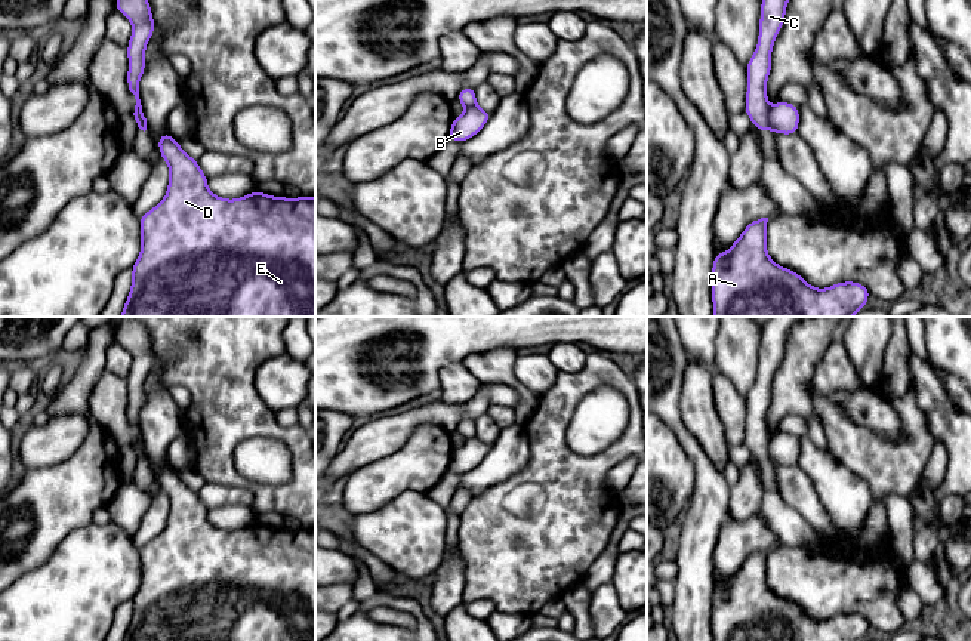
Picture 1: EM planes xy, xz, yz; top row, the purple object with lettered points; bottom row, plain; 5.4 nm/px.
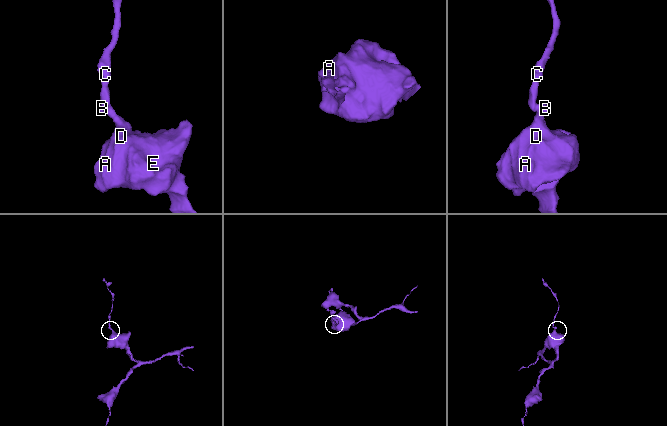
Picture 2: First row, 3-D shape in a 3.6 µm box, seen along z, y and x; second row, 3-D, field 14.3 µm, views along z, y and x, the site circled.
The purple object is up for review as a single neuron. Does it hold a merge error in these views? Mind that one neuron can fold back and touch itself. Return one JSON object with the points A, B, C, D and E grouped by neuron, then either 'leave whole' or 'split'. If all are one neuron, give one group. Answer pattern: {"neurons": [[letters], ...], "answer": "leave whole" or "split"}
{"neurons": [["A", "B", "D", "E"], ["C"]], "answer": "split"}

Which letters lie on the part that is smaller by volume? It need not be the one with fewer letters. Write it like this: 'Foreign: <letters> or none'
Foreign: C

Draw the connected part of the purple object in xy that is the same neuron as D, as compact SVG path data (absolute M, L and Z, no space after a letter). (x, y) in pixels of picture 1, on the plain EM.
M170 465L158 468L169 497L166 528L139 549L141 585L123 641L315 641L315 528L274 528L253 523L235 531L210 524L207 508Z

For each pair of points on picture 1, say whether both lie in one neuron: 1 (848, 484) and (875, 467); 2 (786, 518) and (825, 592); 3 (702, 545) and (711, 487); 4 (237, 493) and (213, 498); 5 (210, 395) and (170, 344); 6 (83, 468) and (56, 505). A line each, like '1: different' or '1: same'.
1: different
2: different
3: same
4: same
5: same
6: same

